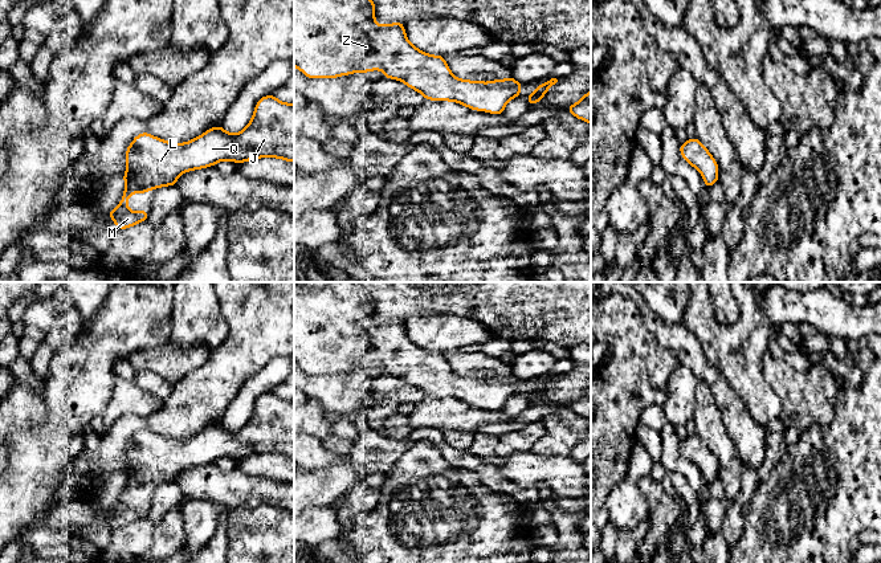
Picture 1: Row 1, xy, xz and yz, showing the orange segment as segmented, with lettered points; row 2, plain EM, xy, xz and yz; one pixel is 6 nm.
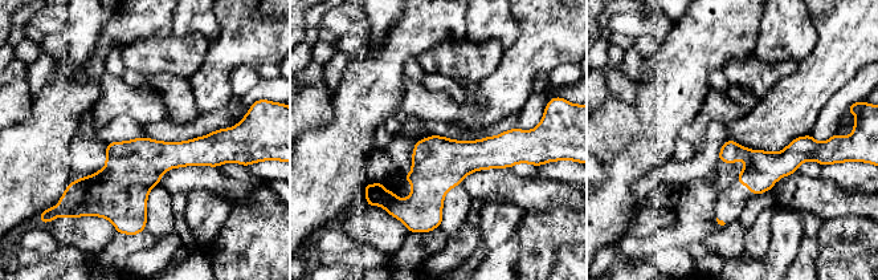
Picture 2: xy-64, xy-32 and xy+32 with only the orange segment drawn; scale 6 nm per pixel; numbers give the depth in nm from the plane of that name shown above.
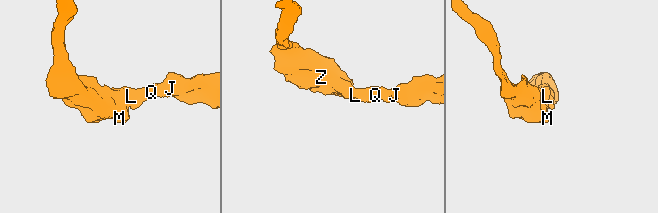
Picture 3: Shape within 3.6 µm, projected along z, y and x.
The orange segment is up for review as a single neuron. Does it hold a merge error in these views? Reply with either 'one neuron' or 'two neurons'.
one neuron

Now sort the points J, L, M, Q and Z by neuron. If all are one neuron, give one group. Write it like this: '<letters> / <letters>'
J L M Q Z

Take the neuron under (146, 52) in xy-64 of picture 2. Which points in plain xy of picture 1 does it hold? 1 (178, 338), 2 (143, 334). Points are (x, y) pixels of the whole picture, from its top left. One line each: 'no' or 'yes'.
1: no
2: no

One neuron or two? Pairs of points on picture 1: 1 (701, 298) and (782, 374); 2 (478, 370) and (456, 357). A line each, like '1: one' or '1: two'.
1: two
2: one

